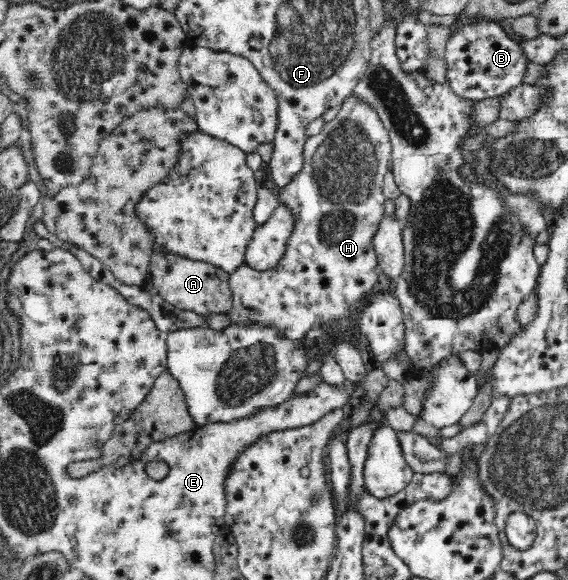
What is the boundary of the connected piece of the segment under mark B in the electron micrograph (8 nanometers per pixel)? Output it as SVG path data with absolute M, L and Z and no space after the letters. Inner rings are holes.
M465 18L453 29L446 45L447 83L467 99L503 97L523 84L527 65L532 62L520 42L502 20Z

